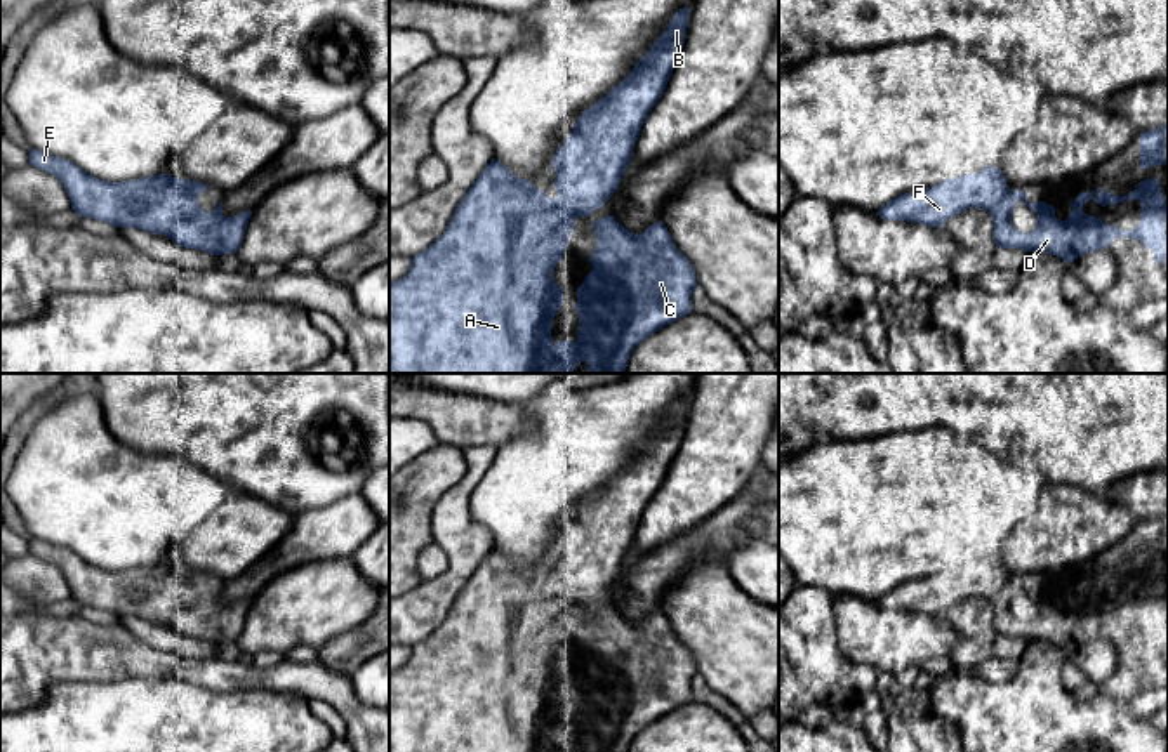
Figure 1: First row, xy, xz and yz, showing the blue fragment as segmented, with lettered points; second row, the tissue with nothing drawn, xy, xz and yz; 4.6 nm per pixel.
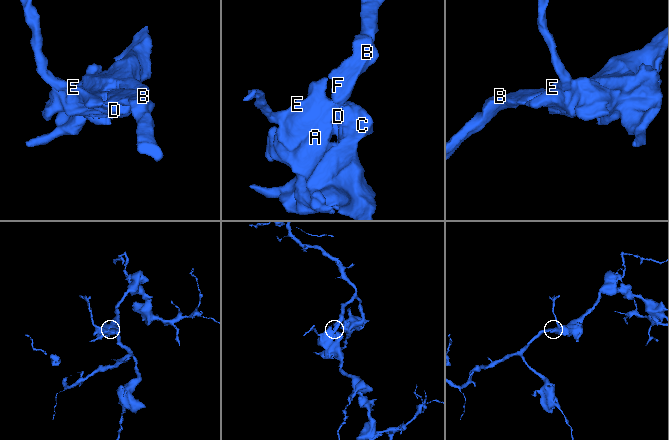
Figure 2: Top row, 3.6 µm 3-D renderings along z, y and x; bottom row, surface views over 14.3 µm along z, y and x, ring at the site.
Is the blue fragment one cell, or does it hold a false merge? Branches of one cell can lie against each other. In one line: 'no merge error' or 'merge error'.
no merge error

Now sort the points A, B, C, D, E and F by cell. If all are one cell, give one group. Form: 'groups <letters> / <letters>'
groups A B C D E F

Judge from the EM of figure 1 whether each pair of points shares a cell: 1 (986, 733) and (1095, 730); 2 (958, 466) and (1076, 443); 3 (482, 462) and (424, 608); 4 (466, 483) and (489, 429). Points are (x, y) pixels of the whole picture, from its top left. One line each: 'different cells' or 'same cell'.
1: same cell
2: different cells
3: same cell
4: different cells

